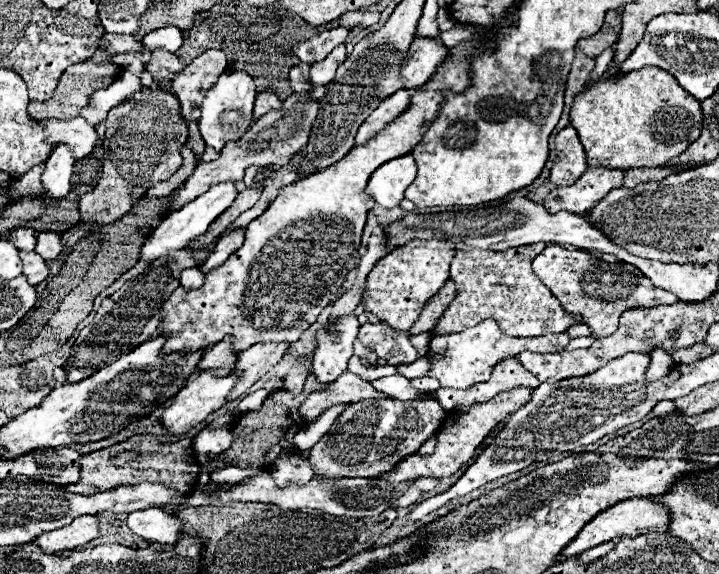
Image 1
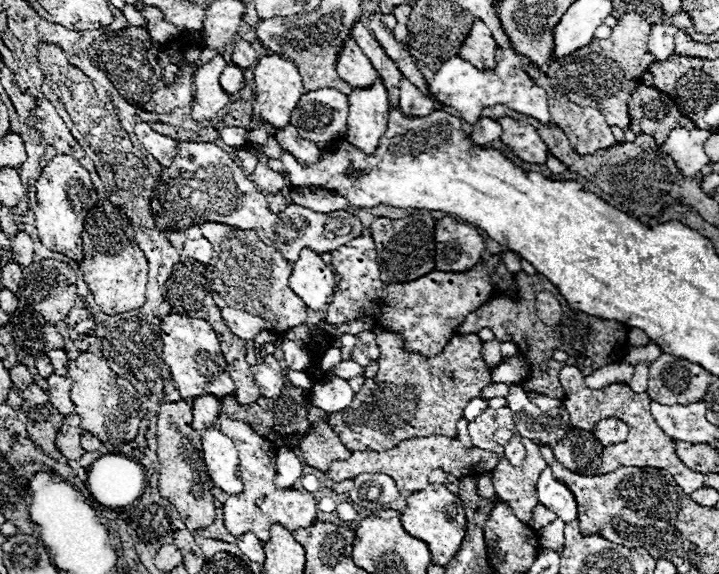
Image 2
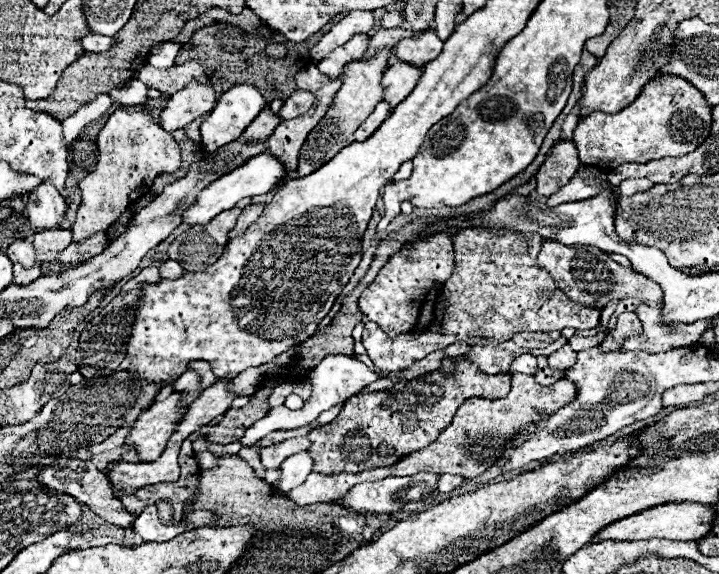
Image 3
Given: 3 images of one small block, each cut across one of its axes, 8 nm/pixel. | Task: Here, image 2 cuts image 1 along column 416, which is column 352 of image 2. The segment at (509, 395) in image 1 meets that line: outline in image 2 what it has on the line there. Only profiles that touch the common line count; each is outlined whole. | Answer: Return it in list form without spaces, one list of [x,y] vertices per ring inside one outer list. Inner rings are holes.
[[[422,436],[422,438],[408,438],[400,442],[392,450],[384,452],[354,452],[348,460],[334,460],[326,472],[328,480],[332,482],[342,482],[356,478],[358,474],[374,474],[374,472],[384,472],[394,478],[396,486],[402,490],[422,490],[428,486],[428,474],[432,468],[442,468],[446,472],[452,472],[454,476],[480,476],[484,472],[490,472],[496,468],[500,462],[500,456],[490,450],[480,450],[480,448],[464,448],[460,440],[448,438],[448,436]]]

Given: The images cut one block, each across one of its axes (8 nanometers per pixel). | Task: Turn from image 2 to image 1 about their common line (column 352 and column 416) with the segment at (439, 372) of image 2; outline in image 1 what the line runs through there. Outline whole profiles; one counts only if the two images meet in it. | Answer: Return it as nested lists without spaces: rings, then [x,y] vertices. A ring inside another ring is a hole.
[[[426,392],[420,400],[360,400],[350,404],[332,424],[328,434],[308,452],[308,460],[316,476],[368,476],[374,478],[380,472],[394,468],[408,454],[432,436],[442,424],[446,410],[434,400],[432,392]]]

